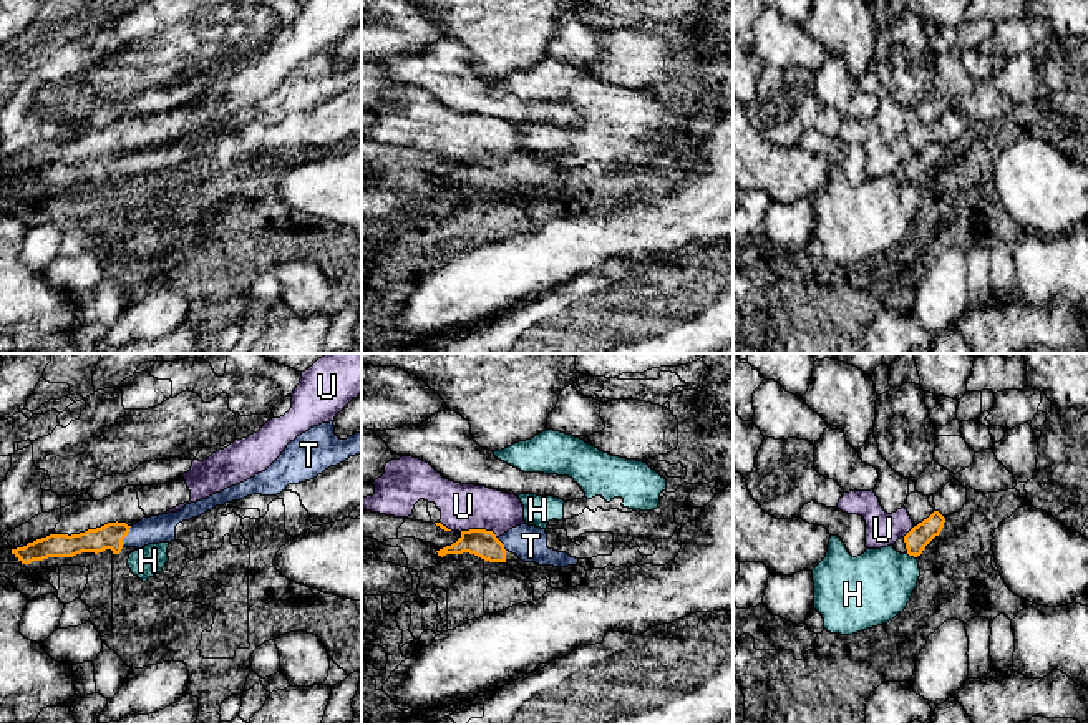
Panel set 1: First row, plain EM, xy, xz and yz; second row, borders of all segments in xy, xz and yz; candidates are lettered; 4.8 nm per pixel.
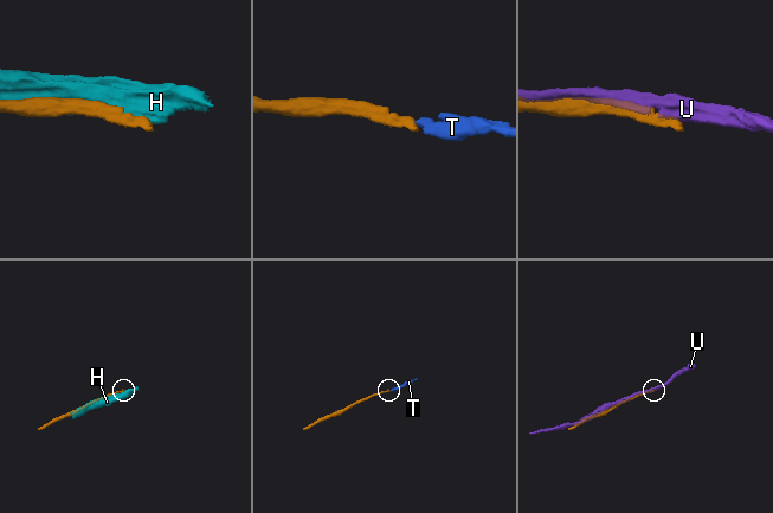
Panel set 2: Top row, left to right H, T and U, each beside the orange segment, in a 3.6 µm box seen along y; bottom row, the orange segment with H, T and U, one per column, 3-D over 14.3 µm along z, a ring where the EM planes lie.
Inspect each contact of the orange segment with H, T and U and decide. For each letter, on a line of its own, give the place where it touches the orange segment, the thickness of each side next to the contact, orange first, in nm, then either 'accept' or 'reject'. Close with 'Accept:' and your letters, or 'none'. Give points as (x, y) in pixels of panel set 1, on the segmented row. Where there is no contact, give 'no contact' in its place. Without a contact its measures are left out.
H: contact yz (911, 554); calibres 110 and 340 nm; reject
T: contact xy (126, 535); calibres 130 and 140 nm; accept
U: contact xz (480, 530); calibres 140 and 220 nm; reject
Accept: T

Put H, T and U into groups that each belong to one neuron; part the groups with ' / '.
H / T / U

